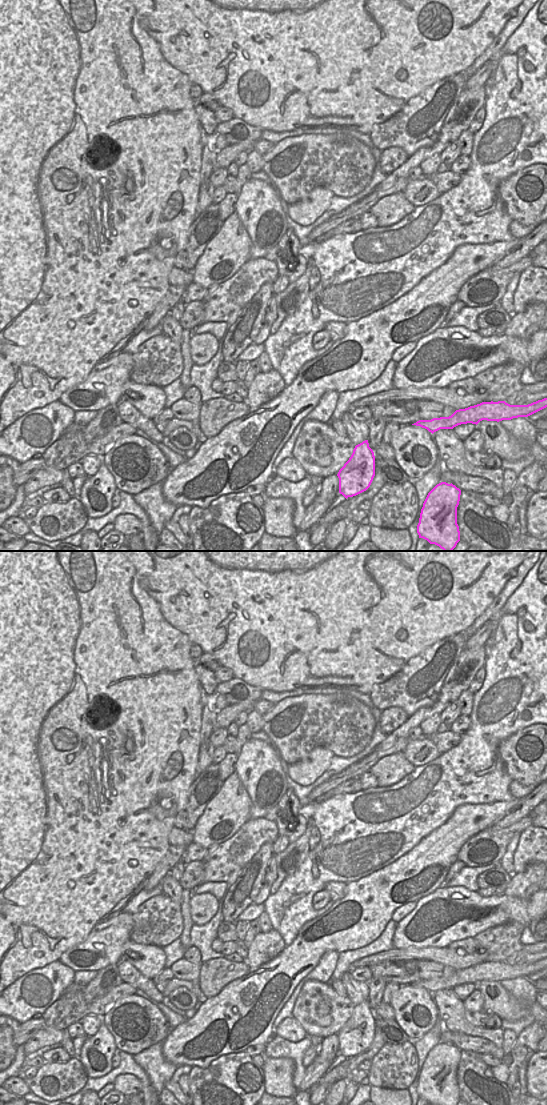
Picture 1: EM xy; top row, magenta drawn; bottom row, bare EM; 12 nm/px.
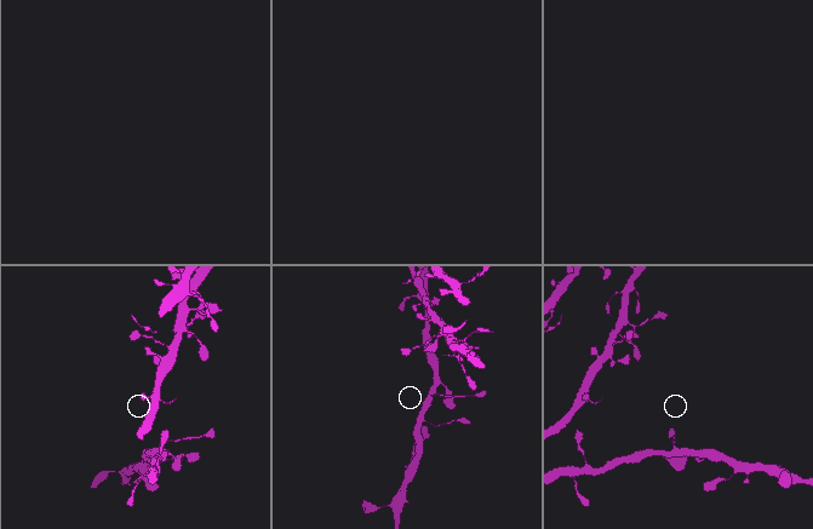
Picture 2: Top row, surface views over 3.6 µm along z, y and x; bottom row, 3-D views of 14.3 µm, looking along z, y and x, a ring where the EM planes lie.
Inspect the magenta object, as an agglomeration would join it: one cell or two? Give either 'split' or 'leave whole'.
leave whole

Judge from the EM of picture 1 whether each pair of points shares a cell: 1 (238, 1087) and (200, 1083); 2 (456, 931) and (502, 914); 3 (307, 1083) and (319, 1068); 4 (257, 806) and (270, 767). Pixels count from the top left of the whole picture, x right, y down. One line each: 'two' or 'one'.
1: one
2: one
3: one
4: one

